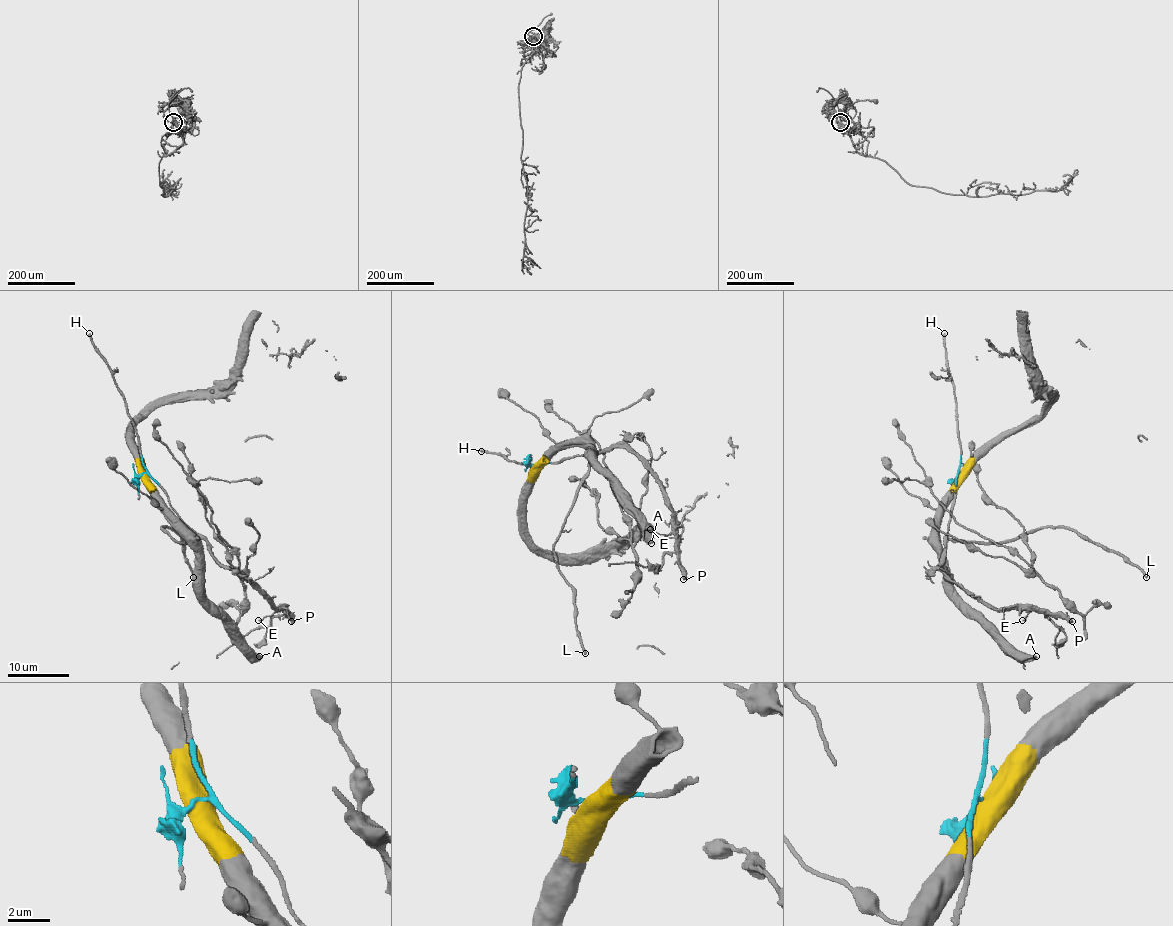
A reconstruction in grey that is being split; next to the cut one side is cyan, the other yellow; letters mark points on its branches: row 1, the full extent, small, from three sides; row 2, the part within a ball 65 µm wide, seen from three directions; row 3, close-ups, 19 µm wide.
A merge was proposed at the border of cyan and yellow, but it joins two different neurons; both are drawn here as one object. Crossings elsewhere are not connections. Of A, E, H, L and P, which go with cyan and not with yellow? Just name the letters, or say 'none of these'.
E, H, L, P

